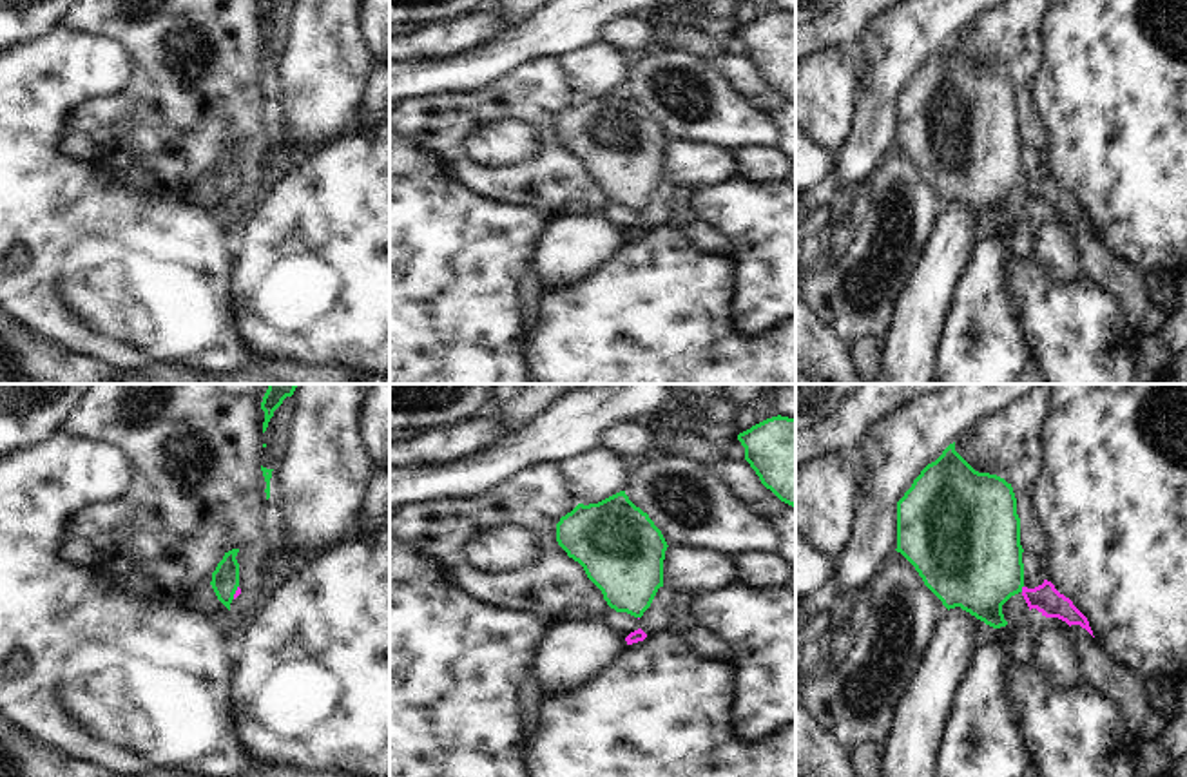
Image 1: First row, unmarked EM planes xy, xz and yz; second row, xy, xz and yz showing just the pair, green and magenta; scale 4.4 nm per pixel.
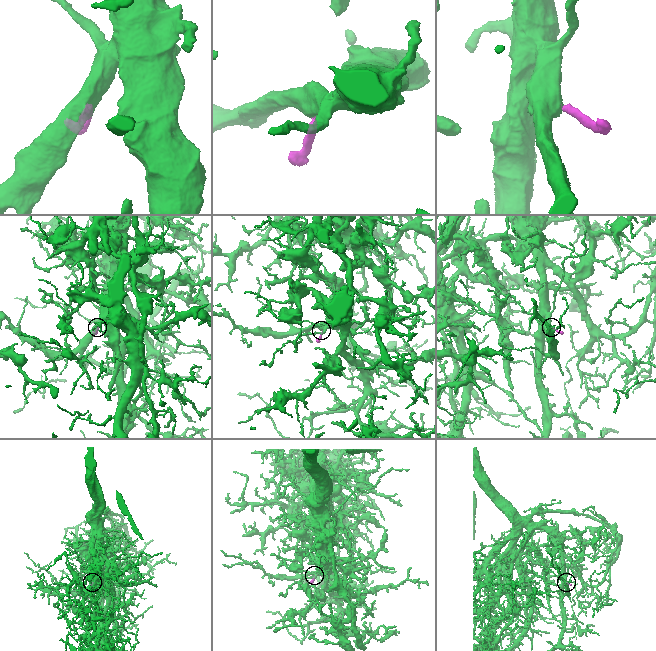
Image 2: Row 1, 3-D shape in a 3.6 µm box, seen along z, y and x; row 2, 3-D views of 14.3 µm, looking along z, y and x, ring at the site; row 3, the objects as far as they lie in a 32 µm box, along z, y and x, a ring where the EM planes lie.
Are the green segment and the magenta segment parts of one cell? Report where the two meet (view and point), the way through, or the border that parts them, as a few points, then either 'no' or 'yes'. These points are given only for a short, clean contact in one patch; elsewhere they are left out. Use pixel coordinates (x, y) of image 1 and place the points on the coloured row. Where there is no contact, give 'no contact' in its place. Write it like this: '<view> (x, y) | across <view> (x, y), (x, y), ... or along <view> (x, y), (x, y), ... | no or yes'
yz (1021, 589) | across yz (974, 558), (986, 571), (1021, 589), (1035, 598), (1044, 598) | yes

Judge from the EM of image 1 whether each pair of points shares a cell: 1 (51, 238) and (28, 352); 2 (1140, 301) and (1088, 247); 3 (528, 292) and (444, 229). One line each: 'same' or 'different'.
1: different
2: same
3: different

